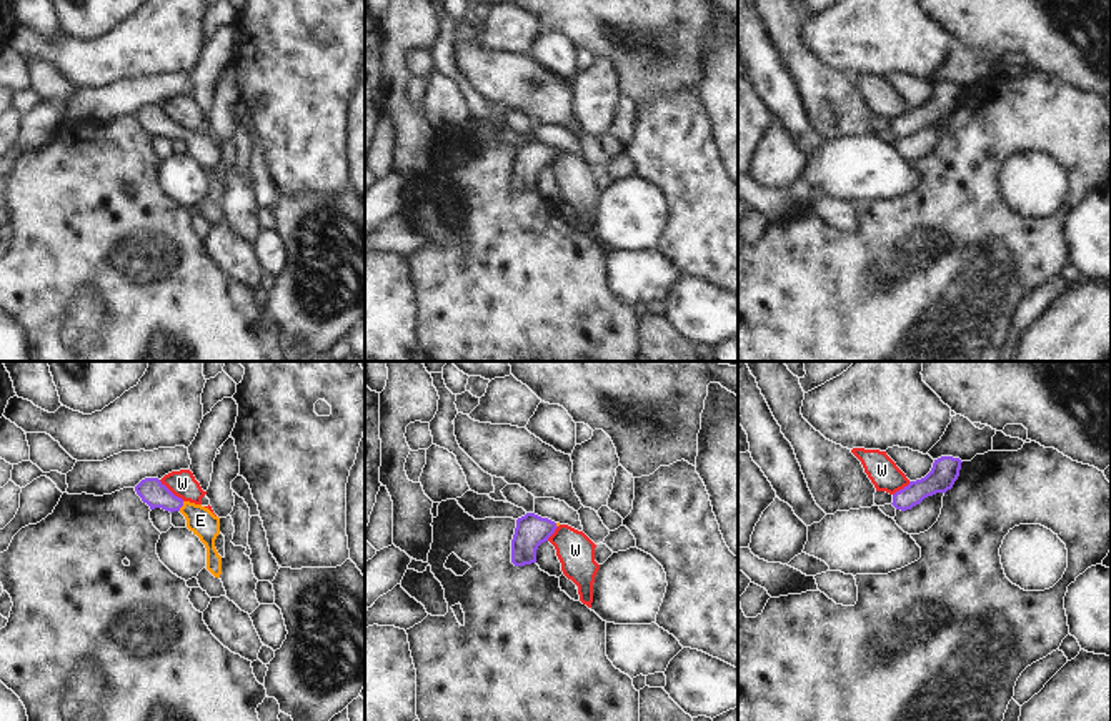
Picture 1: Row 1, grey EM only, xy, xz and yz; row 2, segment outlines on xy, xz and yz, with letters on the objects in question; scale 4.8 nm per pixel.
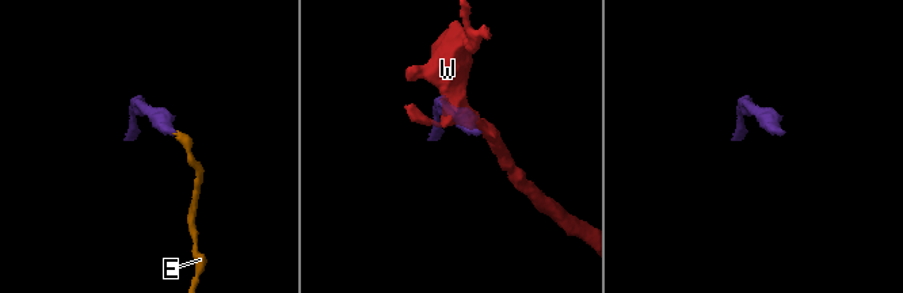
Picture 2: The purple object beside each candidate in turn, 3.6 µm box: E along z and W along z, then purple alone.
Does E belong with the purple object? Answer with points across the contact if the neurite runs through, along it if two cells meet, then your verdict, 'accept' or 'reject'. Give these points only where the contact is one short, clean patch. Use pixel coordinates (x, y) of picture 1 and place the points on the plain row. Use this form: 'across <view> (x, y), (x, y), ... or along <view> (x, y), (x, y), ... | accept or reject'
across xy (150, 117), (170, 130), (182, 132), (200, 147) | accept

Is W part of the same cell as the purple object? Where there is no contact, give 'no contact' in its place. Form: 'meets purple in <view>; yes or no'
meets purple in xy; no

